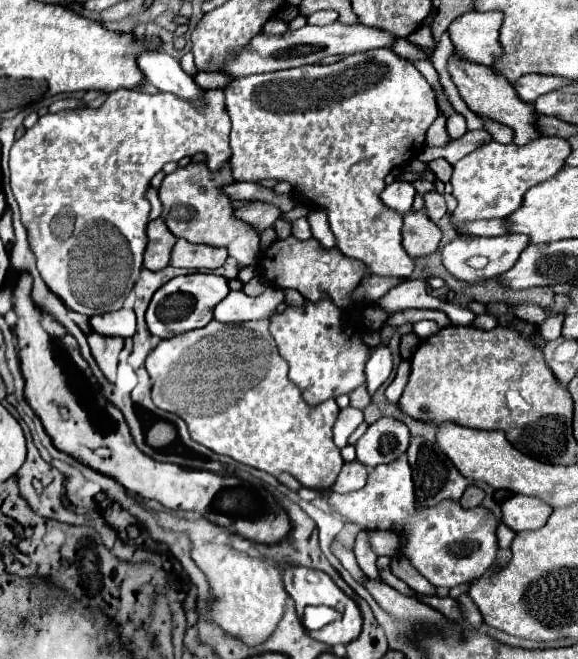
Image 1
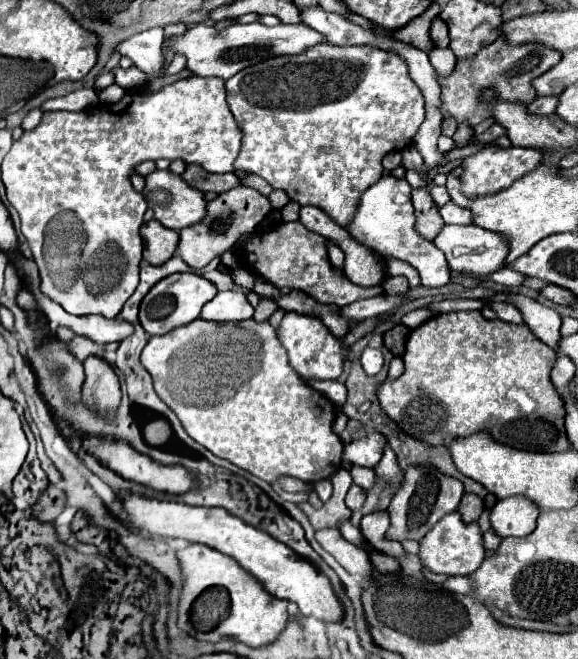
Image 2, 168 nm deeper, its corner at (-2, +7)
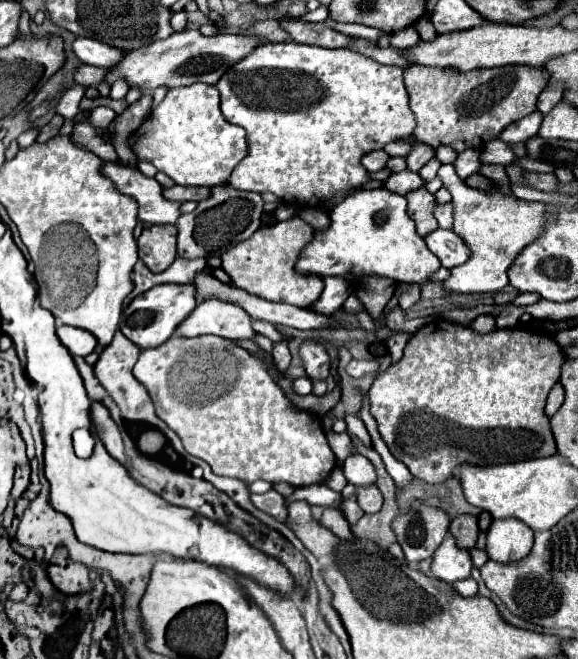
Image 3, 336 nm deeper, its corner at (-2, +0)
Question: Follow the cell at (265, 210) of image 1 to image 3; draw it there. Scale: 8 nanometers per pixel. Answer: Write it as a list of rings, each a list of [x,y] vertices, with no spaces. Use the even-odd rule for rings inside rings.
[[[229,183],[213,187],[213,193],[209,199],[201,201],[195,211],[181,215],[177,221],[177,255],[183,259],[209,259],[219,257],[227,249],[233,249],[233,245],[249,239],[261,225],[263,215],[263,199],[259,193],[251,191],[237,191]]]

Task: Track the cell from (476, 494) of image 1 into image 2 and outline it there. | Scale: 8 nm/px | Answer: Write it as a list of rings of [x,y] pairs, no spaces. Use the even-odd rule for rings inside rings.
[[[465,494],[461,498],[461,504],[459,504],[457,512],[461,514],[463,522],[477,522],[479,514],[483,512],[483,500],[475,494]]]

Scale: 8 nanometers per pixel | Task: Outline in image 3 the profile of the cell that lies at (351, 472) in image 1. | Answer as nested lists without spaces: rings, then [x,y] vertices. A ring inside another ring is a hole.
[[[367,485],[365,489],[357,489],[357,503],[365,513],[377,513],[383,505],[383,495],[377,485]]]

